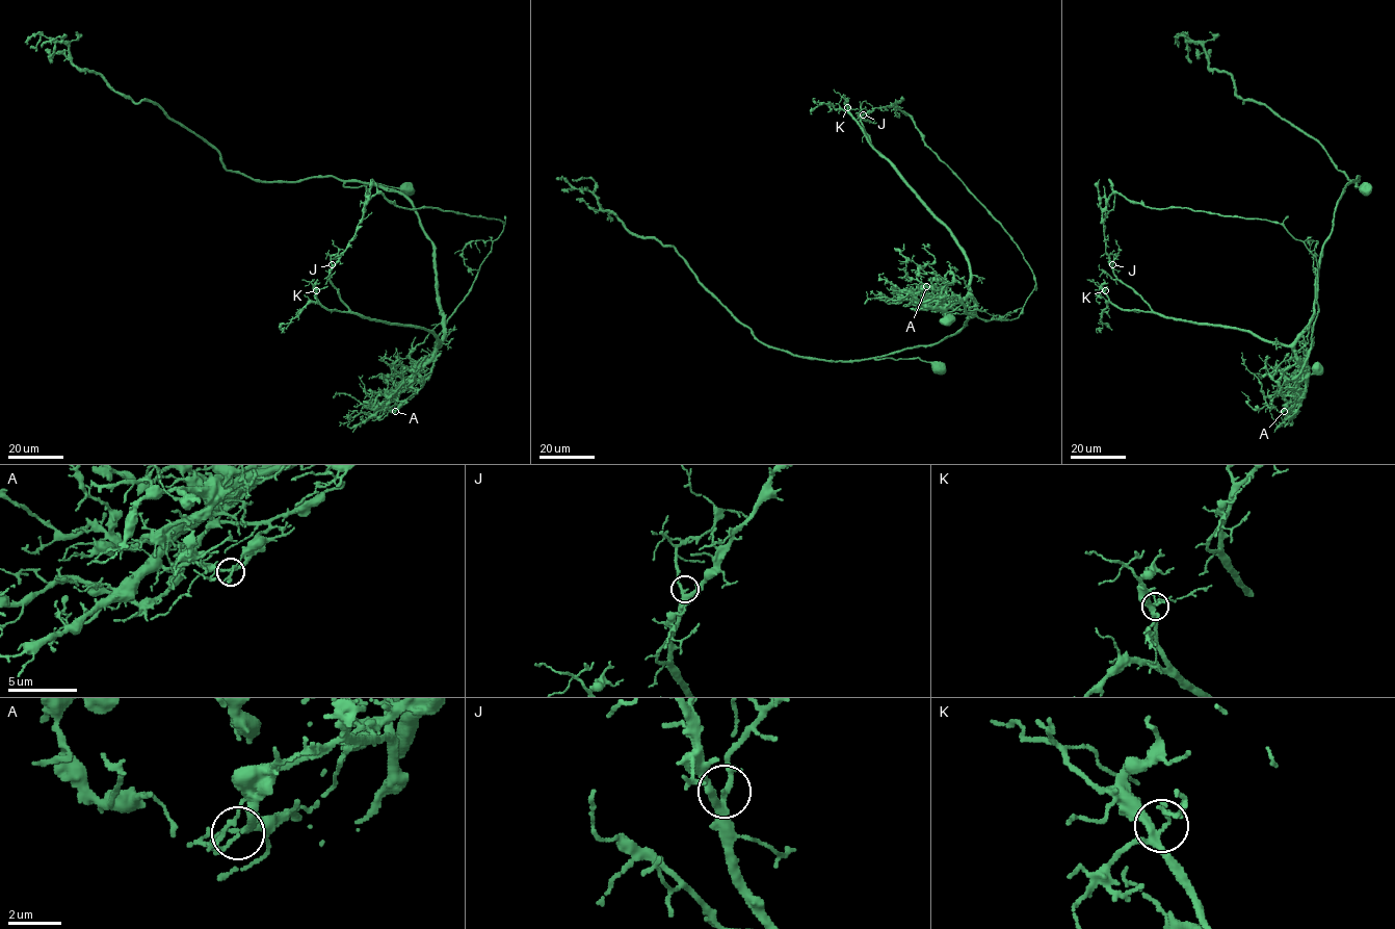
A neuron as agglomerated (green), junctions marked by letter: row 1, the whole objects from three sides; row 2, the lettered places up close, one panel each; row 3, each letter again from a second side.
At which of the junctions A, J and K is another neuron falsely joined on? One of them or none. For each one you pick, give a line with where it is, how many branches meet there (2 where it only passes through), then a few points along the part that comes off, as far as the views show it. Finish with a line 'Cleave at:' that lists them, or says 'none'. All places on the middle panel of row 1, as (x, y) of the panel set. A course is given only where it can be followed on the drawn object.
A: at (926, 286); 5 branches meet; foreign part runs (926, 286), (933, 295), (922, 302), (991, 320), (1017, 318), (1035, 284), (1012, 237), (896, 107), (901, 101)
Cleave at: A

